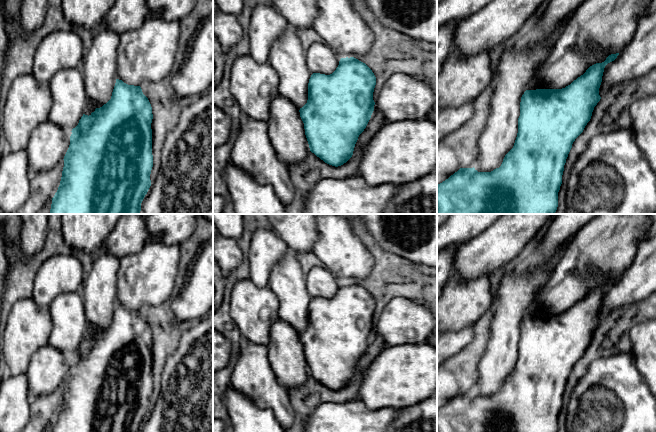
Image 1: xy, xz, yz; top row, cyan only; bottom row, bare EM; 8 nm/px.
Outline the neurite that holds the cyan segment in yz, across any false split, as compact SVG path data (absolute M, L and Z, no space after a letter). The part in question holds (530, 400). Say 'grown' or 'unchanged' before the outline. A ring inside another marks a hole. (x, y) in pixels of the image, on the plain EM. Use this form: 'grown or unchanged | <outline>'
grown | M569 240L539 268L506 273L493 296L495 315L491 321L491 336L478 364L479 379L473 392L460 392L437 409L437 432L557 432L564 389L575 363L590 345L594 331L600 325L599 312L605 290L619 277L609 279L602 287L590 290L586 296L562 313L528 314L538 292L558 263Z

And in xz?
grown | M313 267L308 272L306 287L312 299L307 327L299 334L305 359L312 377L325 387L338 391L352 381L358 361L374 335L376 301L365 287L354 281L340 282L325 267Z

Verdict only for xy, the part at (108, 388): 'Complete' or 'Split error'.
Split error

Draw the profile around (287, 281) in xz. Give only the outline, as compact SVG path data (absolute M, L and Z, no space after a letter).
M290 249L271 271L268 287L279 301L278 319L270 328L268 360L278 383L289 392L304 385L310 374L299 334L307 327L308 307L312 299L306 287L306 275L296 254Z

